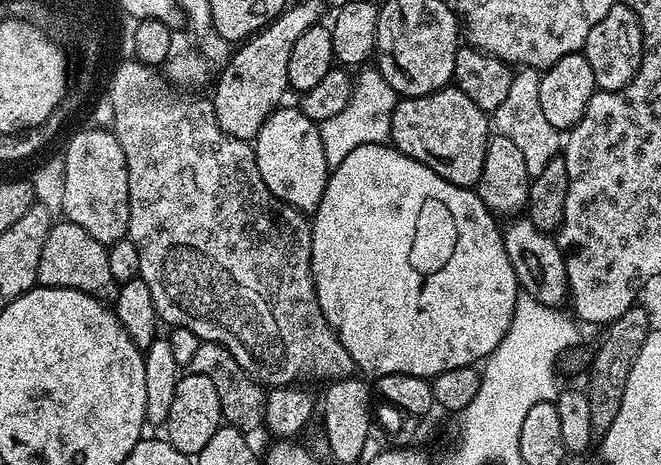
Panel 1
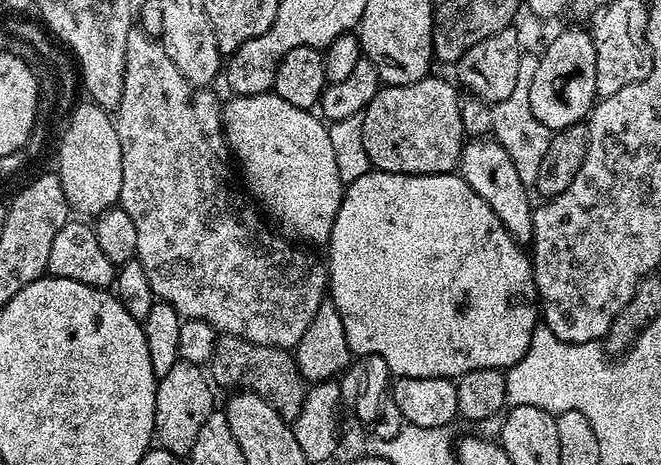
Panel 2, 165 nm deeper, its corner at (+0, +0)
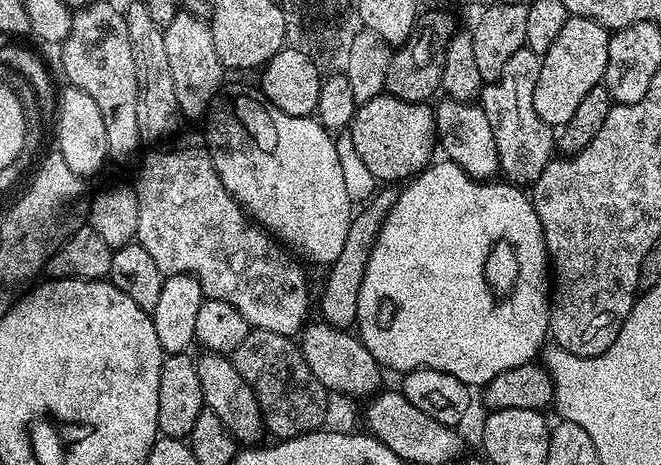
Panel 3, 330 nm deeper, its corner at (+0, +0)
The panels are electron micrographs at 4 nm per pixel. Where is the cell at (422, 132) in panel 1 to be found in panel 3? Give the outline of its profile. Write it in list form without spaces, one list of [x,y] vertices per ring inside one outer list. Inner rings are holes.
[[[387,94],[370,98],[357,107],[350,125],[354,150],[358,150],[377,182],[407,181],[433,163],[432,151],[435,153],[438,148],[436,114],[428,107],[427,103],[406,102]]]

